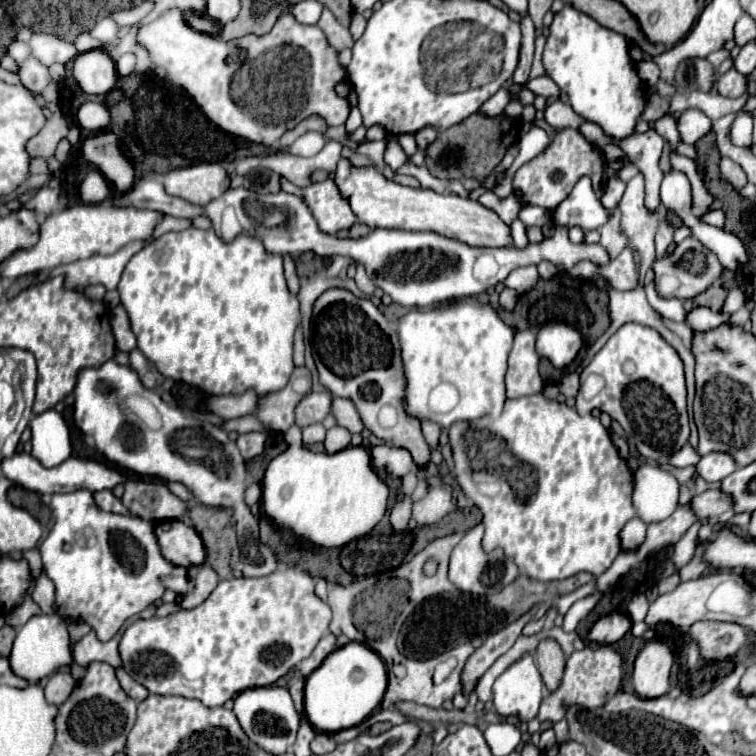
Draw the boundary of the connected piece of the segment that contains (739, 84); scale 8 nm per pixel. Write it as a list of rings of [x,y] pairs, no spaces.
[[[730,68],[728,72],[724,72],[724,74],[718,76],[716,90],[722,96],[738,98],[738,96],[744,96],[744,84],[746,84],[746,80],[748,80],[746,76],[740,76],[734,68]]]

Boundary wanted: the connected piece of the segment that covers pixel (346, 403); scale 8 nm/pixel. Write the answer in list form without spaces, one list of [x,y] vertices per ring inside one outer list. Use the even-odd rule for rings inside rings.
[[[332,398],[332,412],[330,412],[338,426],[344,426],[352,434],[358,434],[364,430],[364,424],[360,424],[360,416],[356,416],[356,408],[352,408],[352,402],[348,398]]]

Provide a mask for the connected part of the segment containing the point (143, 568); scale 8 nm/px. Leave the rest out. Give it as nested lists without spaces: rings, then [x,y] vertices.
[[[90,490],[52,494],[50,508],[52,526],[48,536],[40,542],[38,550],[42,554],[44,572],[56,586],[56,612],[64,620],[68,616],[70,620],[82,620],[90,624],[98,640],[110,640],[130,616],[142,612],[146,606],[162,598],[166,588],[160,584],[160,576],[168,576],[174,566],[160,554],[160,546],[156,544],[156,536],[152,532],[154,524],[148,524],[140,518],[100,510]]]

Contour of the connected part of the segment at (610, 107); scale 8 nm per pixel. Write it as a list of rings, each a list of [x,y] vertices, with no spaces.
[[[564,4],[550,24],[542,62],[546,74],[568,94],[572,108],[584,120],[598,124],[614,138],[634,134],[634,126],[646,104],[646,88],[636,74],[636,66],[628,54],[628,40],[624,36],[596,24],[596,20],[576,10],[572,4]]]

